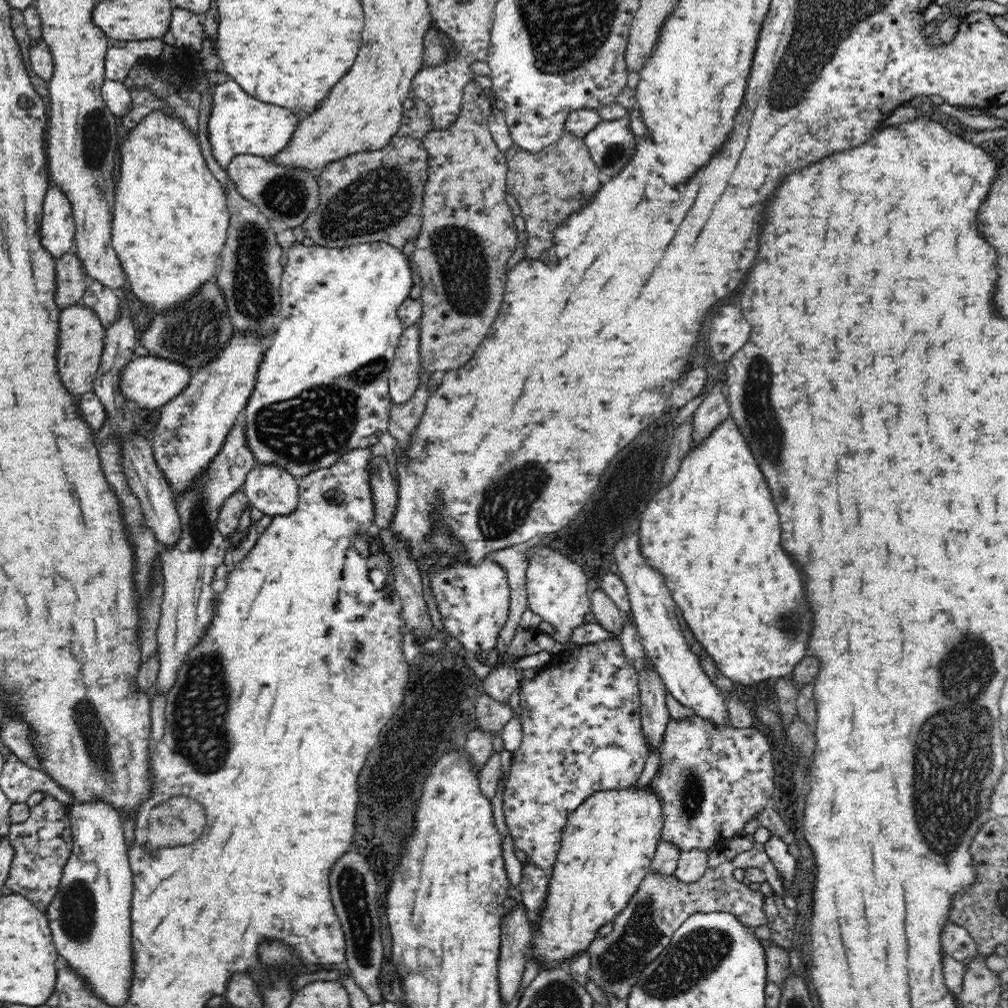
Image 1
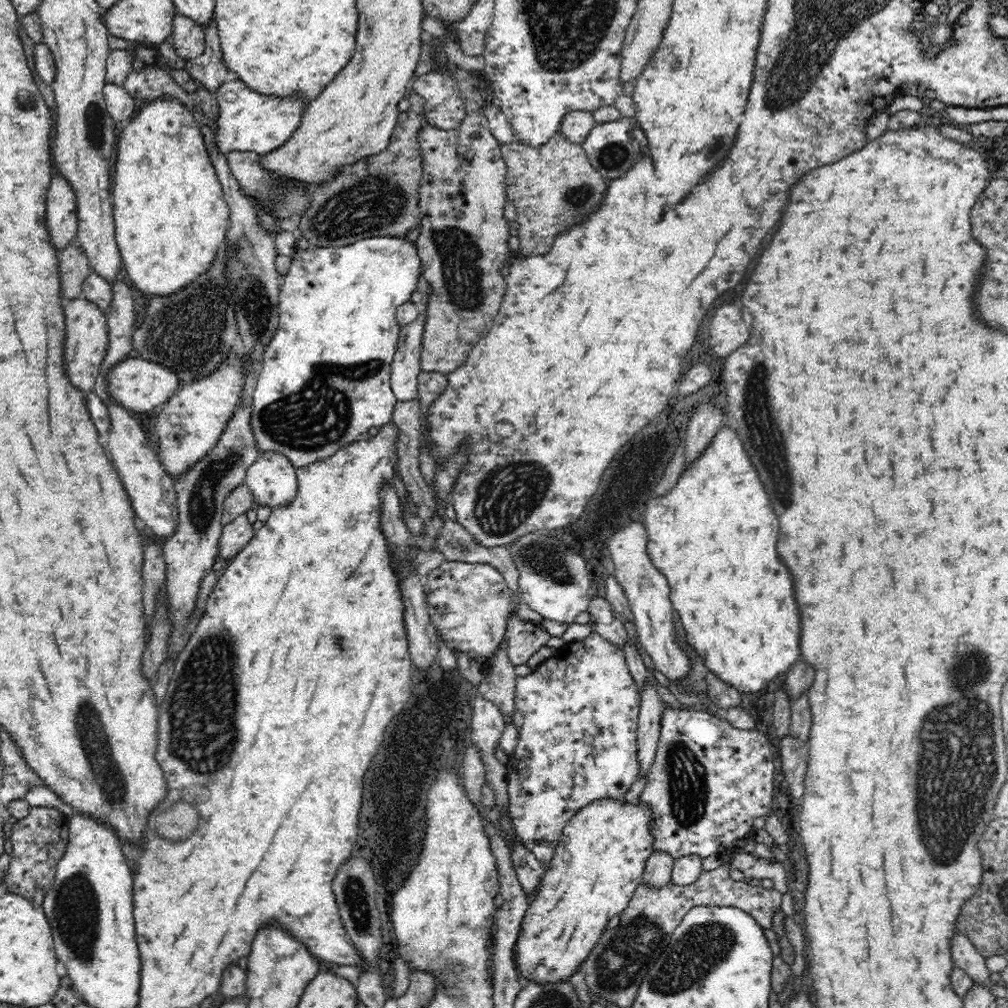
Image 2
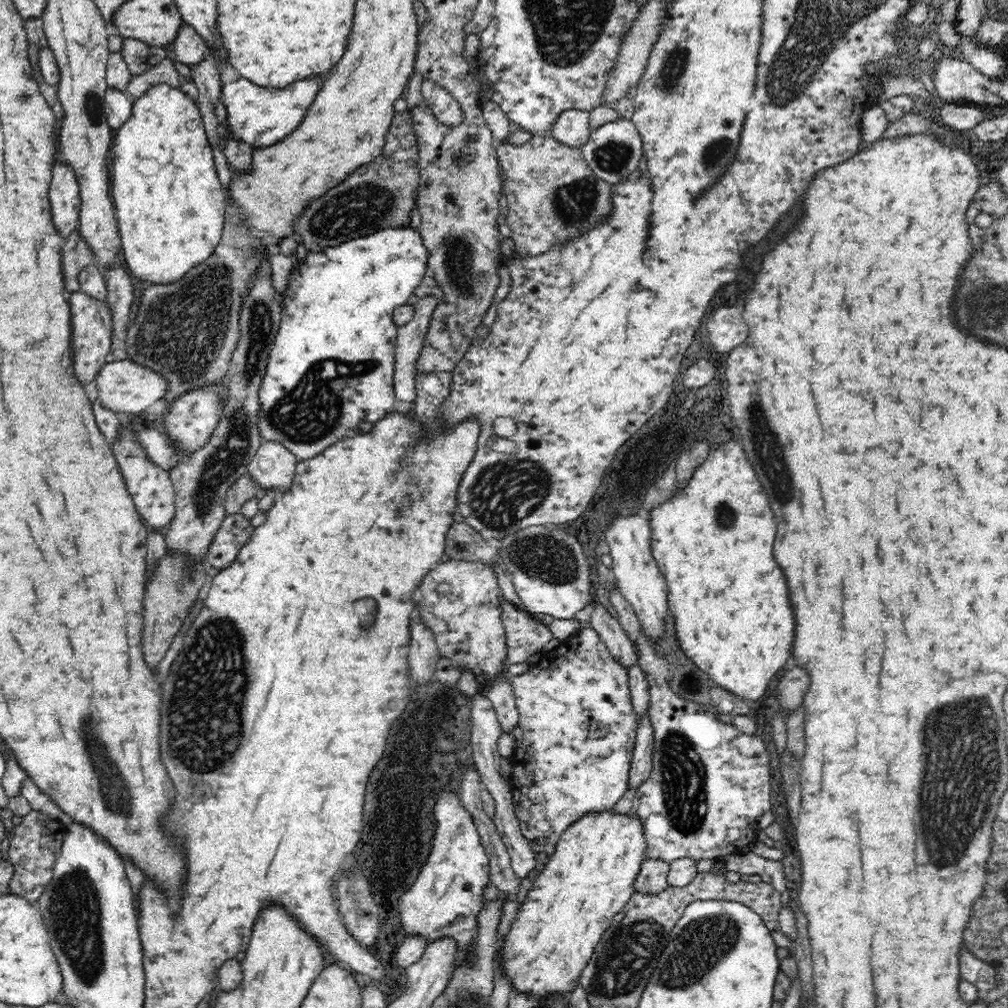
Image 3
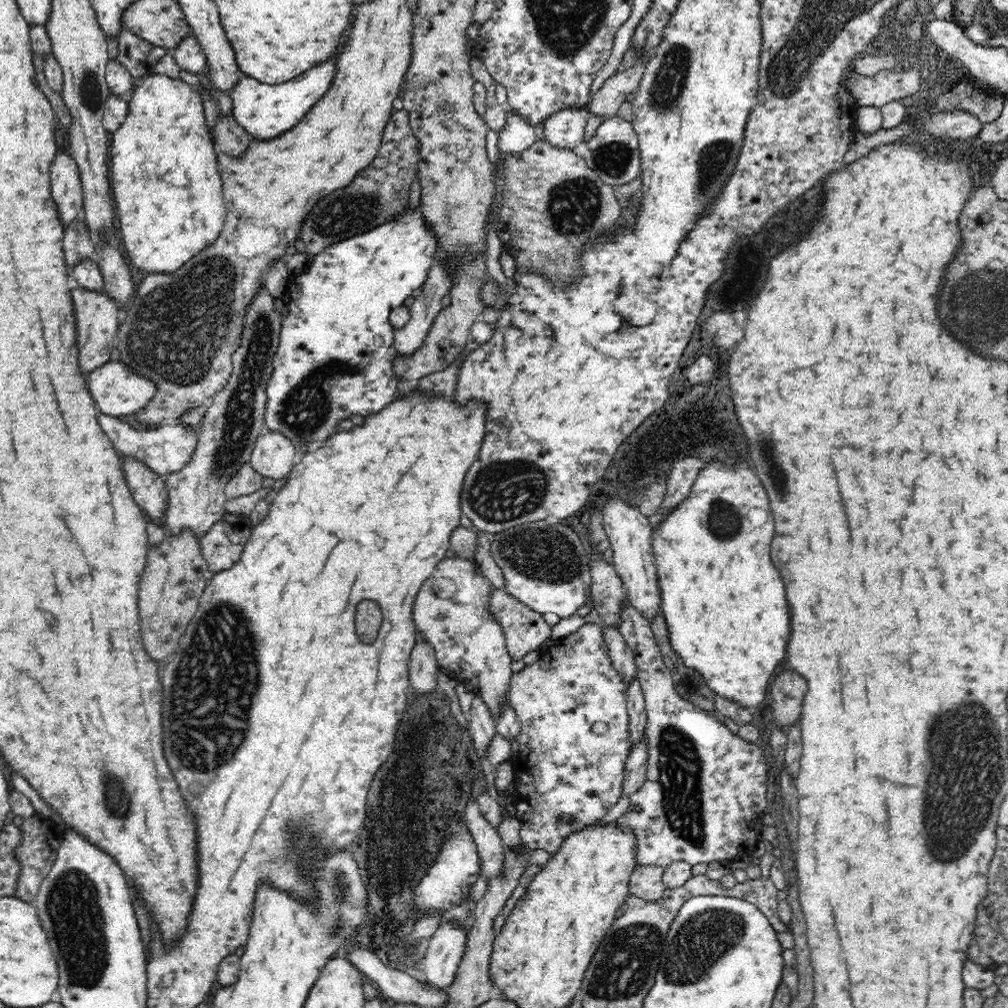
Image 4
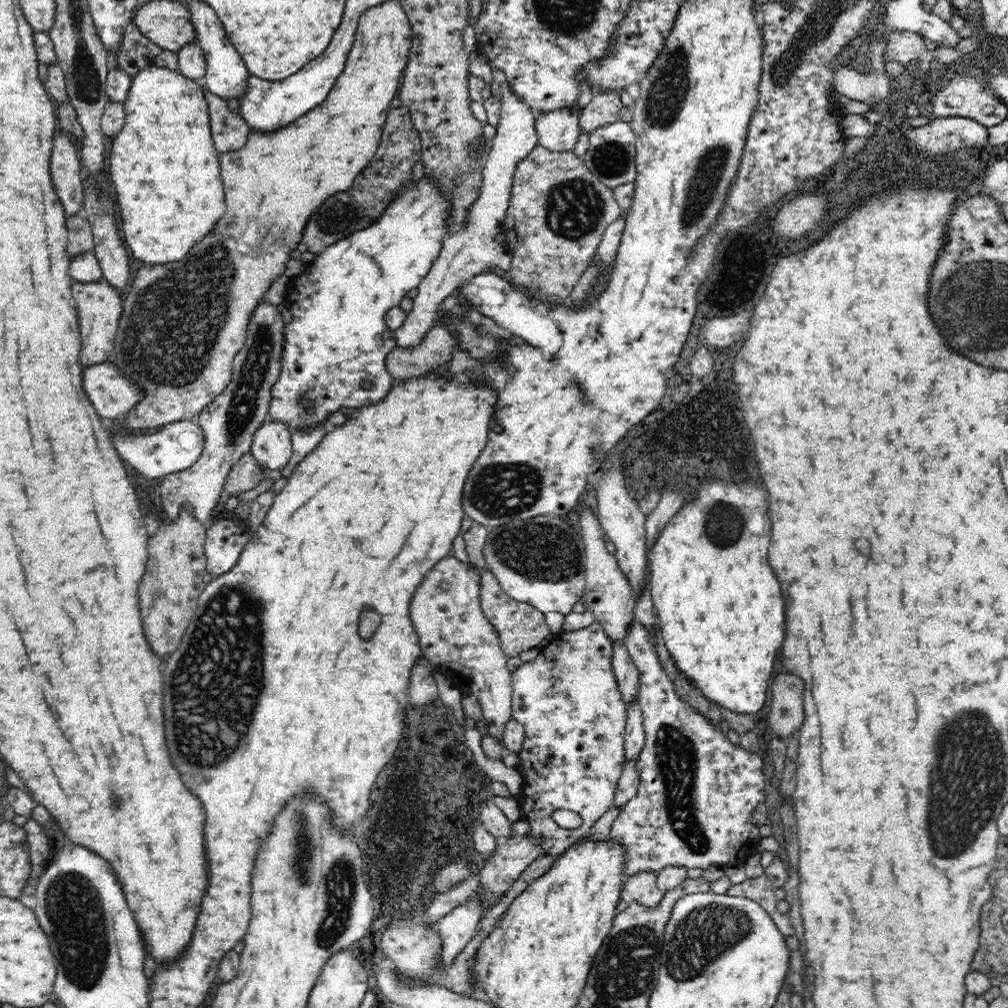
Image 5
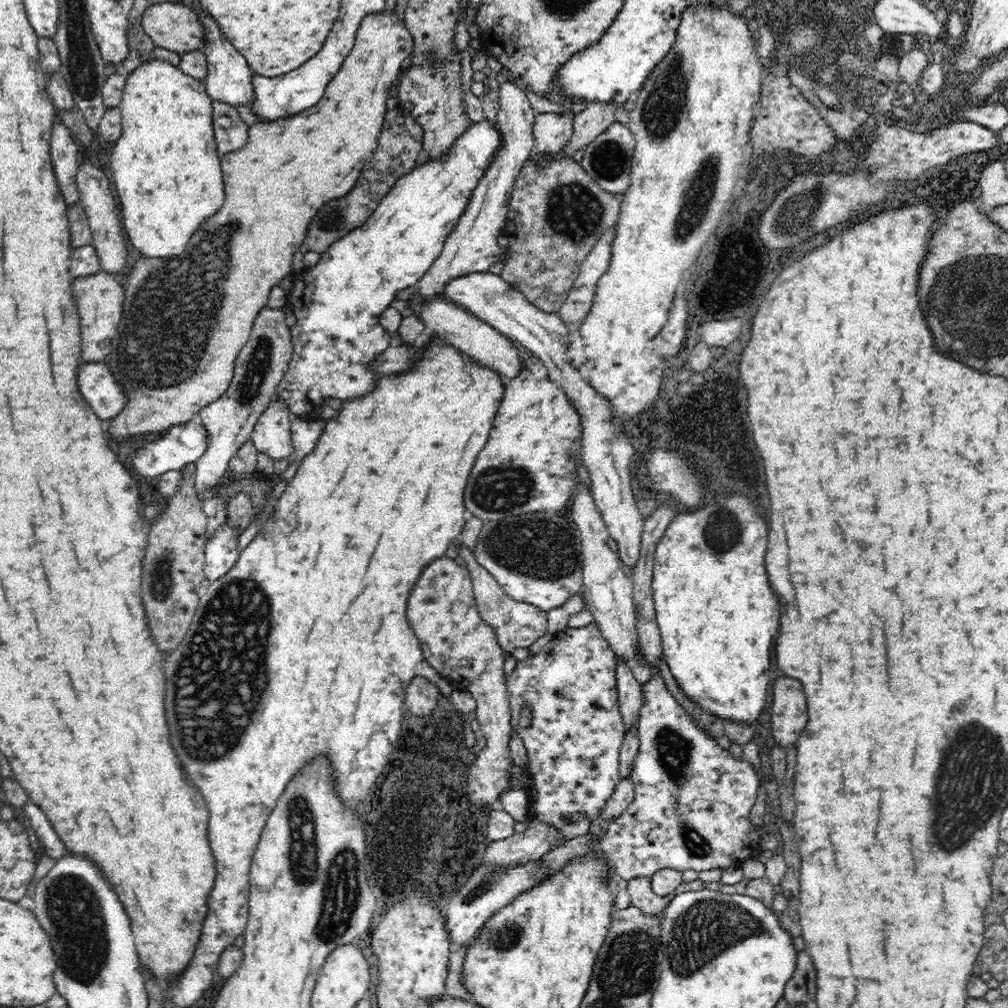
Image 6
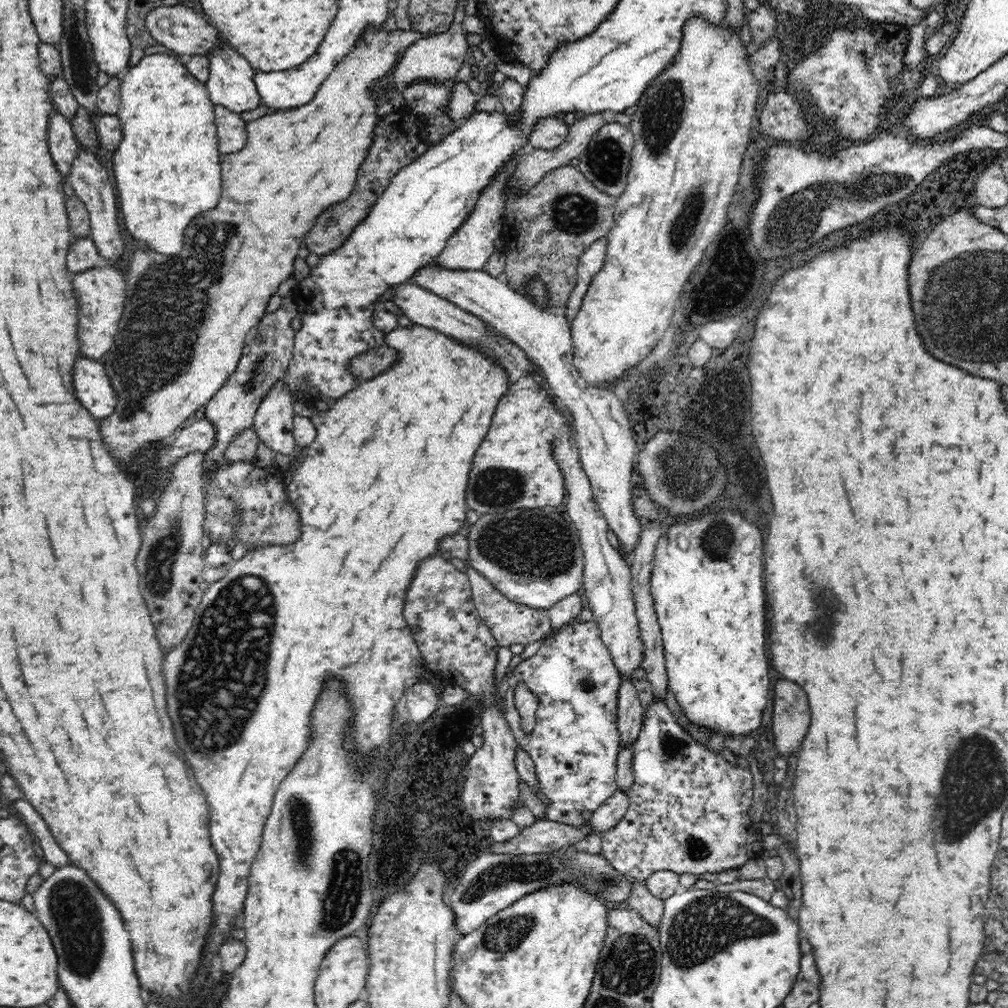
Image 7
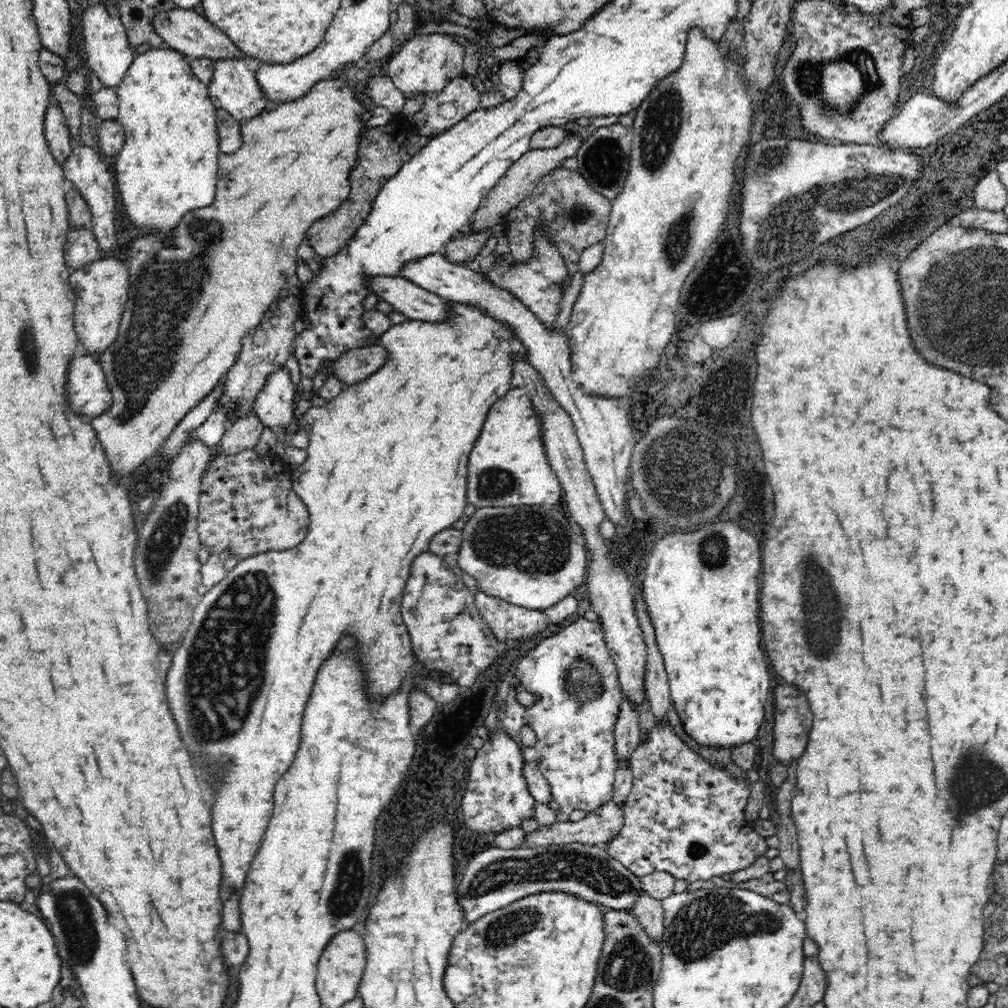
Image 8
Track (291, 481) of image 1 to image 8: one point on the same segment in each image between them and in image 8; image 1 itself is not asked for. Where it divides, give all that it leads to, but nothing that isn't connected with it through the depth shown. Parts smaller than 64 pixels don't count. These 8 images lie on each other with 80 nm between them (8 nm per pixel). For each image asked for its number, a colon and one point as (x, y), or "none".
2: (272, 479)
3: (273, 468)
4: (274, 456)
5: (271, 446)
6: (272, 434)
7: (273, 423)
8: (273, 406)

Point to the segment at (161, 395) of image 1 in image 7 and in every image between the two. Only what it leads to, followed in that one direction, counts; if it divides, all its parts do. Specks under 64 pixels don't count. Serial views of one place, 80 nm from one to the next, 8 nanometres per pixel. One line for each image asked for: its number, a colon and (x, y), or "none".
2: (137, 384)
3: (123, 386)
4: (117, 391)
5: (112, 395)
6: (101, 391)
7: (92, 386)

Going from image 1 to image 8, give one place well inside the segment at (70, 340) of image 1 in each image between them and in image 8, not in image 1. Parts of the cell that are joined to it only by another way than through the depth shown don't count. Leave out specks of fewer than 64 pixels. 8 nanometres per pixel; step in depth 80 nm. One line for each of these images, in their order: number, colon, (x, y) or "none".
2: (86, 335)
3: (91, 327)
4: (97, 316)
5: (99, 305)
6: (99, 297)
7: (100, 293)
8: (101, 287)

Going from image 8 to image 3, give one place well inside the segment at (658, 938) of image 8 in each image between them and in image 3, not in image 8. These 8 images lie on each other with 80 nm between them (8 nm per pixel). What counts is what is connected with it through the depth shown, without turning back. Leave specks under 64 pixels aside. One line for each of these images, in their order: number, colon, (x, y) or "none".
3: (651, 879)
4: (646, 881)
5: (642, 886)
6: (640, 889)
7: (651, 908)

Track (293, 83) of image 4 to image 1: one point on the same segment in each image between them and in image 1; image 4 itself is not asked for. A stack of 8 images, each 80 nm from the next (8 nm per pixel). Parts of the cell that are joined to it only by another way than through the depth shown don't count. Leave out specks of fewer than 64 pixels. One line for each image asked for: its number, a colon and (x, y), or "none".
1: (239, 124)
2: (249, 121)
3: (260, 116)

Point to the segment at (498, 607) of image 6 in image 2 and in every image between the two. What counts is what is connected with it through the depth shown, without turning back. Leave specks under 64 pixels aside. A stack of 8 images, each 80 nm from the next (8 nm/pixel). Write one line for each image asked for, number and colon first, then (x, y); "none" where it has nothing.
2: (524, 639)
3: (525, 634)
4: (525, 630)
5: (521, 627)

